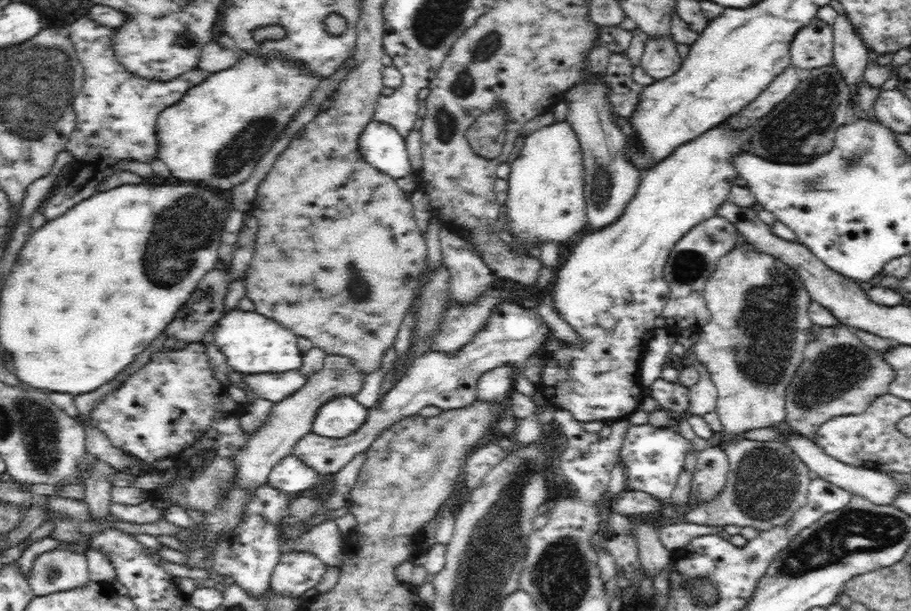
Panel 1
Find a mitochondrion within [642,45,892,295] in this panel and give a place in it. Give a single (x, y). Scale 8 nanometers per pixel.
(796, 133)

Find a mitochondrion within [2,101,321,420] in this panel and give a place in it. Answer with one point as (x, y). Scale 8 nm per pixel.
(167, 259)

